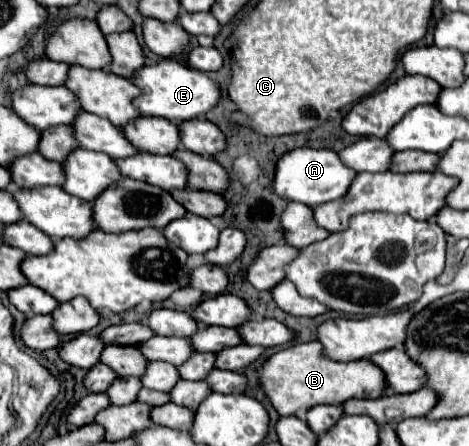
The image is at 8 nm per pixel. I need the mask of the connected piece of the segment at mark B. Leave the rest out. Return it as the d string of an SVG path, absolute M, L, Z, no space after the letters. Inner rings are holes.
M319 341L297 343L275 353L259 369L261 385L279 415L289 417L297 411L309 411L315 405L343 405L349 399L379 399L387 393L385 373L369 359L339 363L323 355Z

